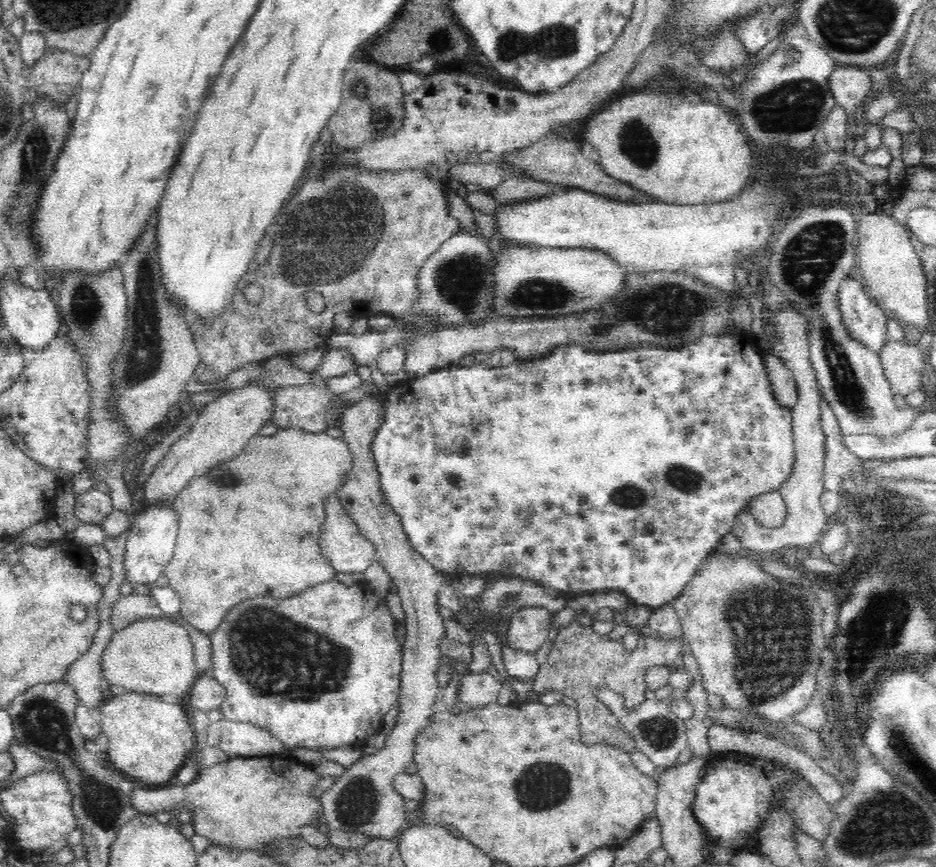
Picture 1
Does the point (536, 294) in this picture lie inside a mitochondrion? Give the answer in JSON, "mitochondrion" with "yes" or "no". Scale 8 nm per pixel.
{"mitochondrion":"yes"}

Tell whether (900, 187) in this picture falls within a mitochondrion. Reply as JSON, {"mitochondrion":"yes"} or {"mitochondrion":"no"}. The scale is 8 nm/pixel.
{"mitochondrion":"no"}

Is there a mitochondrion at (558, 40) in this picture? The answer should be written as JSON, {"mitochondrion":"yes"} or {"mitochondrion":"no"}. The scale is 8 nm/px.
{"mitochondrion":"yes"}

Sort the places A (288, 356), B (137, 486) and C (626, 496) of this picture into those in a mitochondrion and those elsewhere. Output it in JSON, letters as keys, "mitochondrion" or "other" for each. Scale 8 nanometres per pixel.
{"A":"other","B":"other","C":"mitochondrion"}

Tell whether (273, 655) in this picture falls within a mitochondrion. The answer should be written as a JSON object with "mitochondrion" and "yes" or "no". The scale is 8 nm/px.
{"mitochondrion":"yes"}

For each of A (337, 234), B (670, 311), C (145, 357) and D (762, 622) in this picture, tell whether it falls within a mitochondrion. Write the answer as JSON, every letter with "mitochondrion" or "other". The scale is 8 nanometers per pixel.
{"A":"mitochondrion","B":"mitochondrion","C":"mitochondrion","D":"mitochondrion"}

